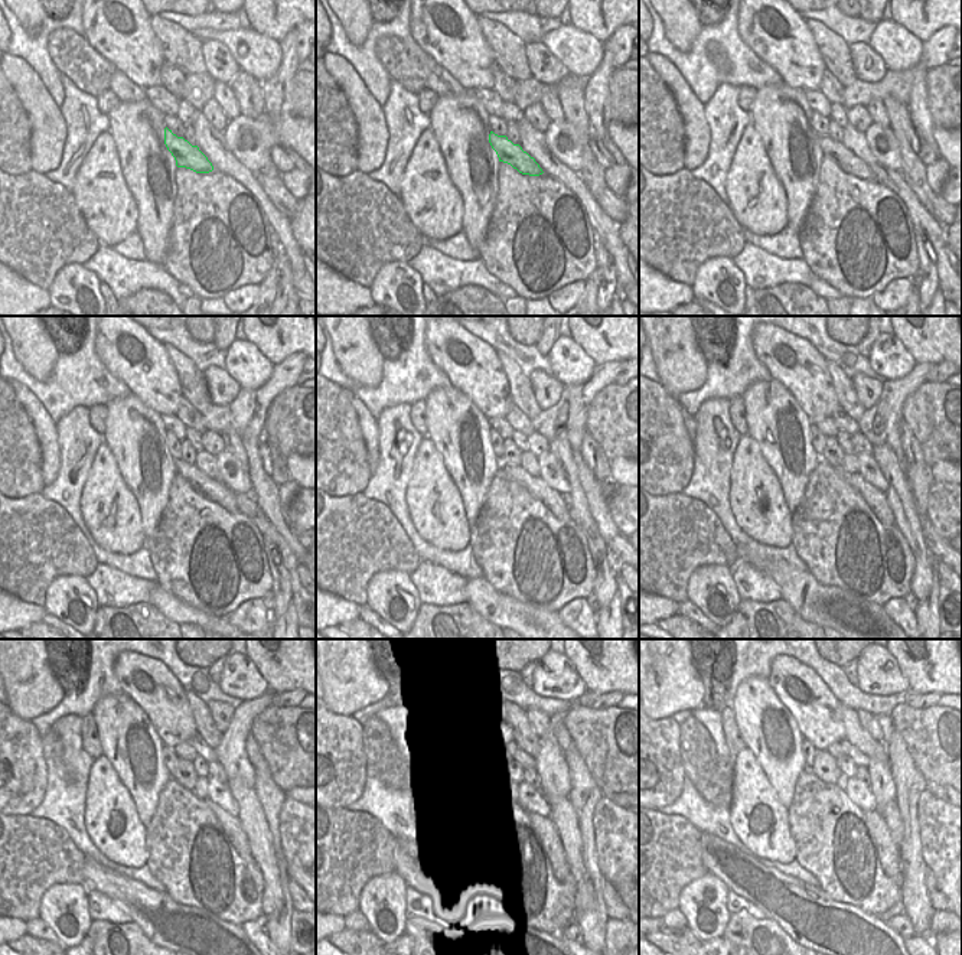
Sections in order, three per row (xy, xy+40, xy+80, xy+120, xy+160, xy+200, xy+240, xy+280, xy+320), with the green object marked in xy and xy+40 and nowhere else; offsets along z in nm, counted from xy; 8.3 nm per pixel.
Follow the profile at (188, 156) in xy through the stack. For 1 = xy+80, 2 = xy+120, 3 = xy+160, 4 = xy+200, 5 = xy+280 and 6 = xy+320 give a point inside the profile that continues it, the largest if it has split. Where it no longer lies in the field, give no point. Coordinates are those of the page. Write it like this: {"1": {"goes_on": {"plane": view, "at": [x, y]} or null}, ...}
{"1": {"goes_on": {"plane": "xy+80", "at": [845, 159]}}, "2": {"goes_on": {"plane": "xy+120", "at": [212, 489]}}, "3": {"goes_on": {"plane": "xy+160", "at": [554, 501]}}, "4": {"goes_on": {"plane": "xy+200", "at": [876, 499]}}, "5": {"goes_on": {"plane": "xy+280", "at": [551, 828]}}, "6": {"goes_on": {"plane": "xy+320", "at": [887, 850]}}}

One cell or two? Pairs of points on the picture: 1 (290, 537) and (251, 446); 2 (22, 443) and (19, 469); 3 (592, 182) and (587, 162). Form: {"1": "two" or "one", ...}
{"1": "one", "2": "one", "3": "one"}

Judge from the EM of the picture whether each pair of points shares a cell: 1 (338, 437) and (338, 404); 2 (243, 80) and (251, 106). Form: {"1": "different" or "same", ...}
{"1": "same", "2": "same"}

